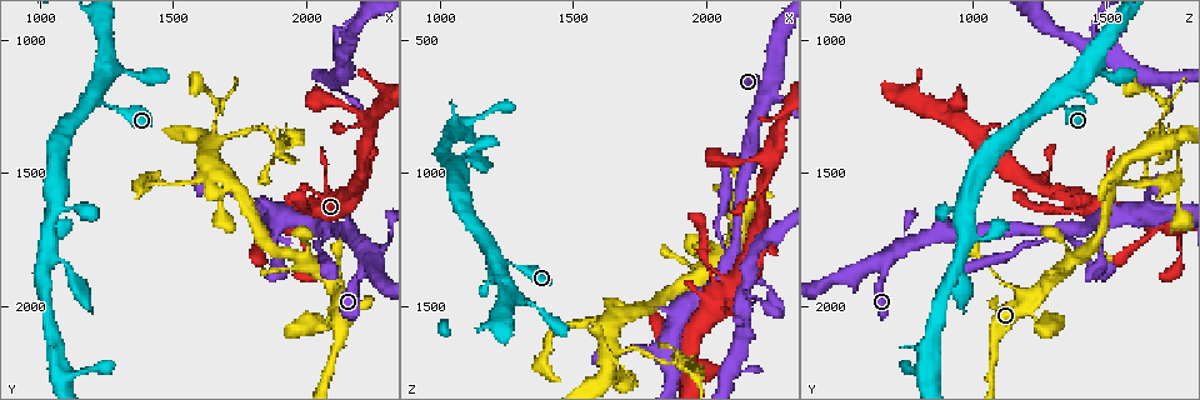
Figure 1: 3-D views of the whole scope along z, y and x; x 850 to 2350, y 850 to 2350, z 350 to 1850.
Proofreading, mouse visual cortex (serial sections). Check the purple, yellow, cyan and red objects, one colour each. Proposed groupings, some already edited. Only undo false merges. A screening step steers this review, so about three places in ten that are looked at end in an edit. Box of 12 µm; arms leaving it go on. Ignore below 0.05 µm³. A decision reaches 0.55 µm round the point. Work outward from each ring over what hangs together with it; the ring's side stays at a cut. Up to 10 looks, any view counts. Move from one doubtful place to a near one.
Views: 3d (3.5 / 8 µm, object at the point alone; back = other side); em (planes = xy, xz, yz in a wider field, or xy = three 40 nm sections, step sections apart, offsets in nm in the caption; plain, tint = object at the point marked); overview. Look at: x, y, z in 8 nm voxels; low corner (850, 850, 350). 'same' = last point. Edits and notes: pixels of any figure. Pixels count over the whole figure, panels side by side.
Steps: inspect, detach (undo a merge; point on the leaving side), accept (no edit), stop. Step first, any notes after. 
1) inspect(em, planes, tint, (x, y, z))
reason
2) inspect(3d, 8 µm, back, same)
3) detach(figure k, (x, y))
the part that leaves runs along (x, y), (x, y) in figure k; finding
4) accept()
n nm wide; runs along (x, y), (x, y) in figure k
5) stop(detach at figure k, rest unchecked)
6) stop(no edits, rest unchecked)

inspect(3d, 3.5 µm, (2090, 1720, 1300))
calibre changes

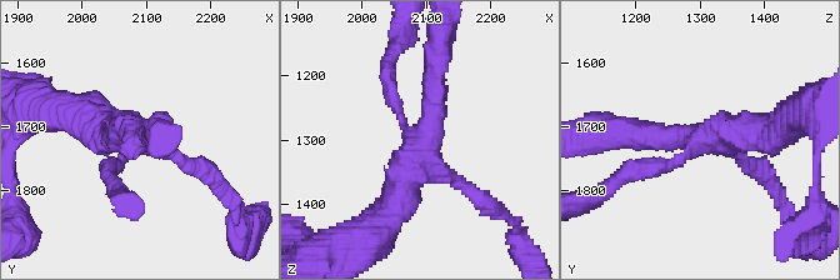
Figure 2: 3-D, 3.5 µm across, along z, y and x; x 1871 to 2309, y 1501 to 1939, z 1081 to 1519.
inspect(em, xy, step 5, tint, (2090, 1715, 1300))
shape alone is not enough

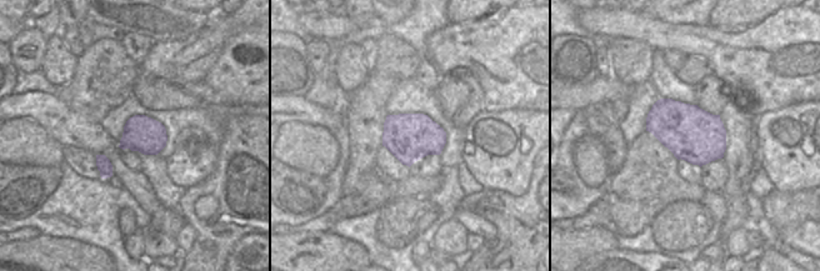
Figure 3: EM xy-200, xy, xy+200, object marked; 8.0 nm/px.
detach(figure 2, (390, 74))
arms of 150, 200, 300, 450 nm; the part that leaves runs along (400, 113), (388, 86), (400, 33) in figure 2; two cells meet here

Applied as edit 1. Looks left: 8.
inspect(overview)

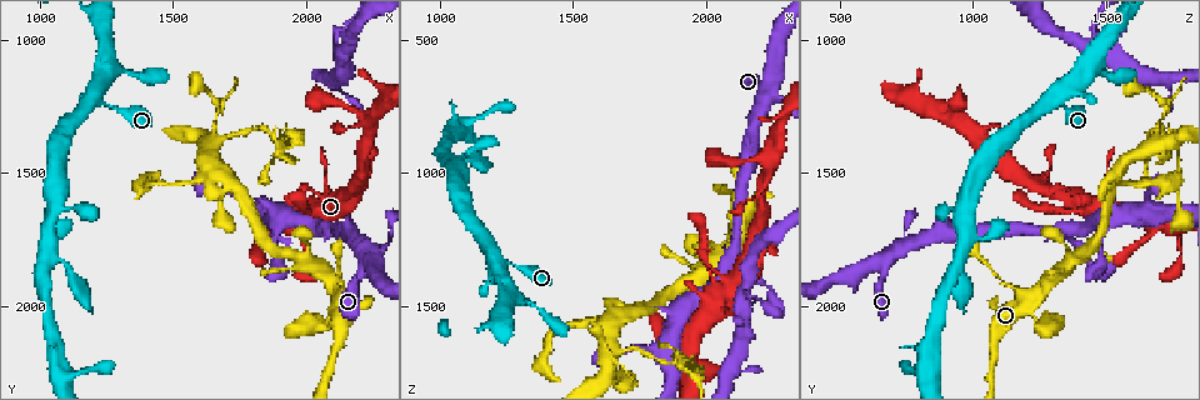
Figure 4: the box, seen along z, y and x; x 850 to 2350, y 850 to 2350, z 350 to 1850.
inspect(3d, 3.5 µm, (1680, 1500, 1550))
side arm on a straight run

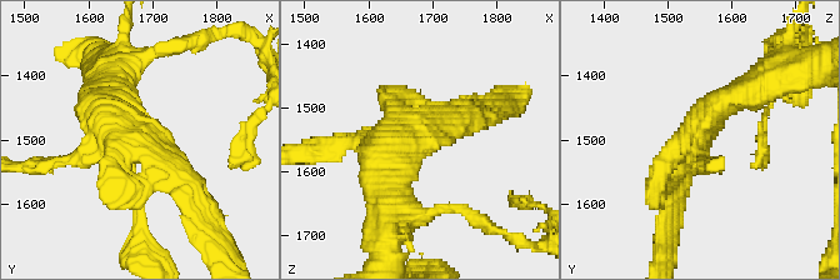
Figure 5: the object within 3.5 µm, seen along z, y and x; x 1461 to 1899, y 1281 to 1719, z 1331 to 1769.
inspect(em, xy, step 5, tint, (1675, 1500, 1540))

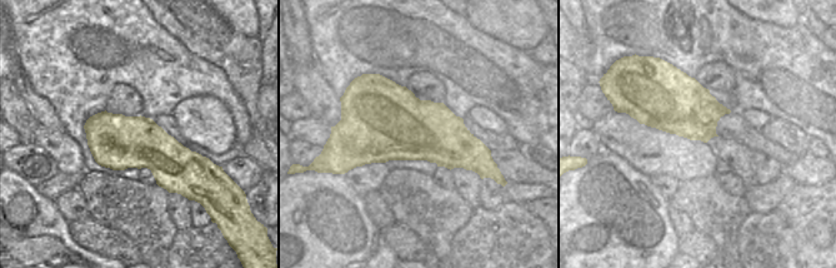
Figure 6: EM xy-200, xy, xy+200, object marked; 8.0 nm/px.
accept()
600 nm wide; runs along (194, 201), (114, 118), (105, 90) in figure 5; all the same cell

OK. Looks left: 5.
inspect(3d, 8 µm, (1220, 1230, 1340))
thick turns thin

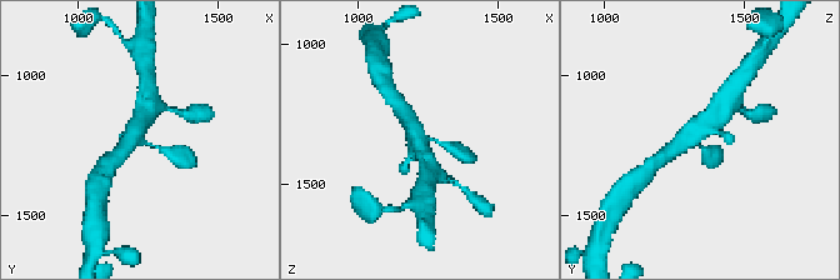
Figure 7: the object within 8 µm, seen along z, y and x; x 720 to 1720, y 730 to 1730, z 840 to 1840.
inspect(3d, 3.5 µm, (1240, 1230, 1320))

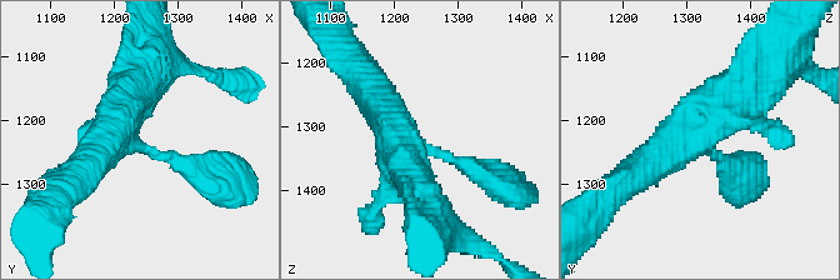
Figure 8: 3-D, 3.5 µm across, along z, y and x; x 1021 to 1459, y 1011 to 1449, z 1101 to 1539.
inspect(em, xy, step 5, tint, (1235, 1240, 1325))
4 arms; arms of 200, 250, 500, 500 nm; now the EM

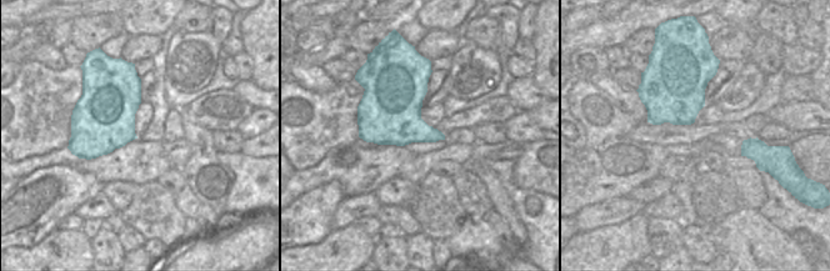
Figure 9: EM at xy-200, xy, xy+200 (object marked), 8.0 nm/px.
accept()
runs along (483, 173), (390, 129), (371, 86) in figure 8; one cell here

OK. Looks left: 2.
inspect(em, planes, tint, (1660, 1300, 1720))

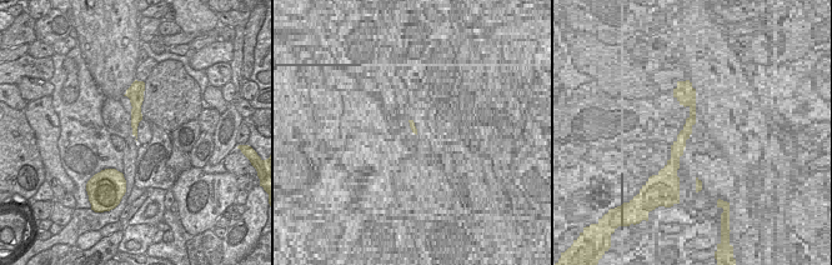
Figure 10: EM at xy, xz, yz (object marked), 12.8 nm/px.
inspect(3d, 3.5 µm, same)
wider look

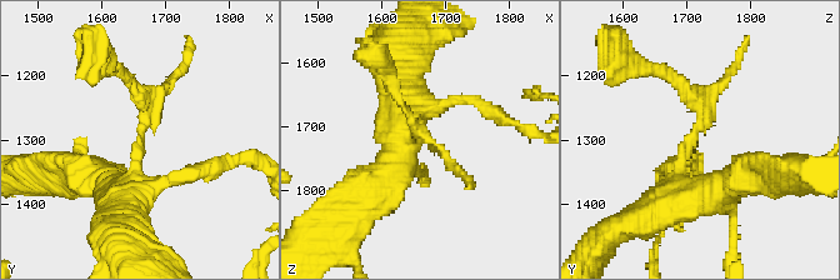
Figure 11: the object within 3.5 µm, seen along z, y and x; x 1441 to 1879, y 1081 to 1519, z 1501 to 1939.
accept()
runs along (126, 206), (145, 110), (126, 76) in figure 11; all the same cell

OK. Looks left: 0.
stop(detach at figure 2, rest unchecked)

